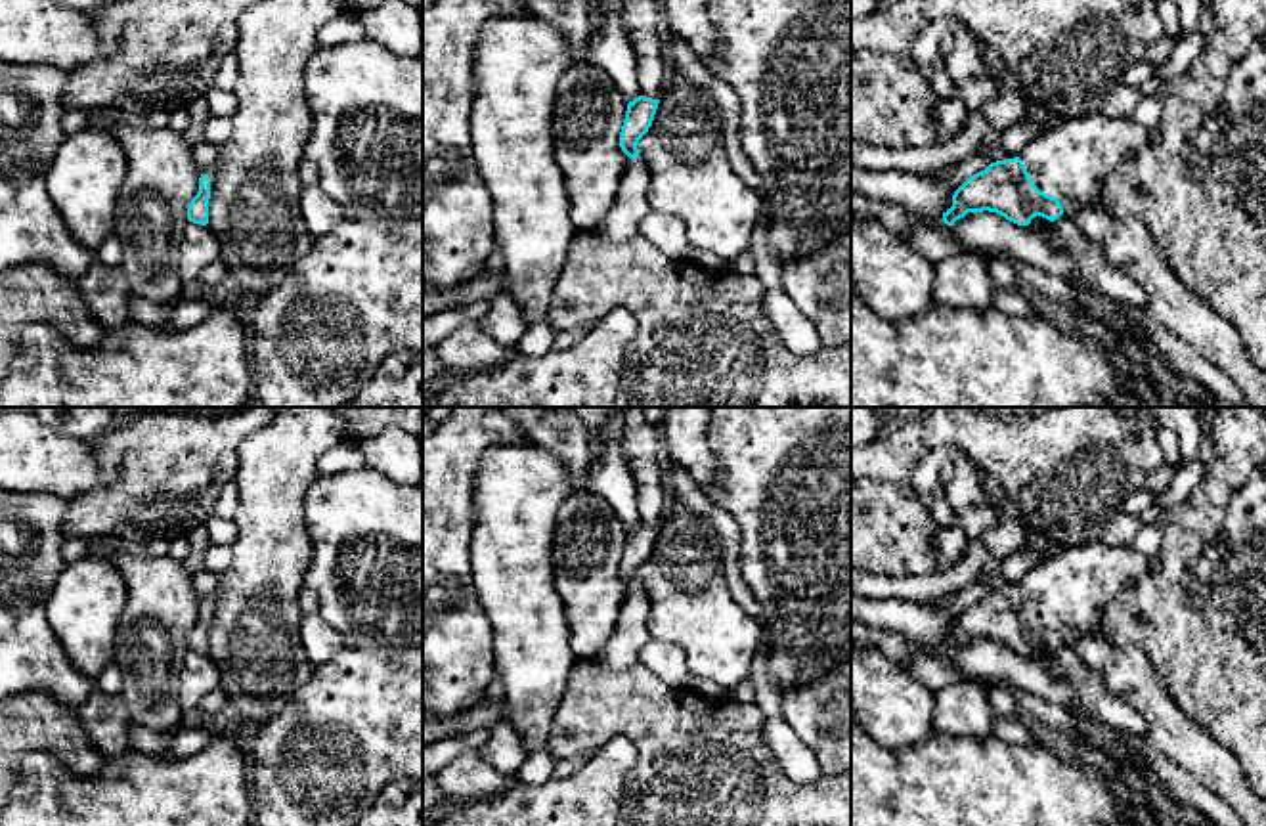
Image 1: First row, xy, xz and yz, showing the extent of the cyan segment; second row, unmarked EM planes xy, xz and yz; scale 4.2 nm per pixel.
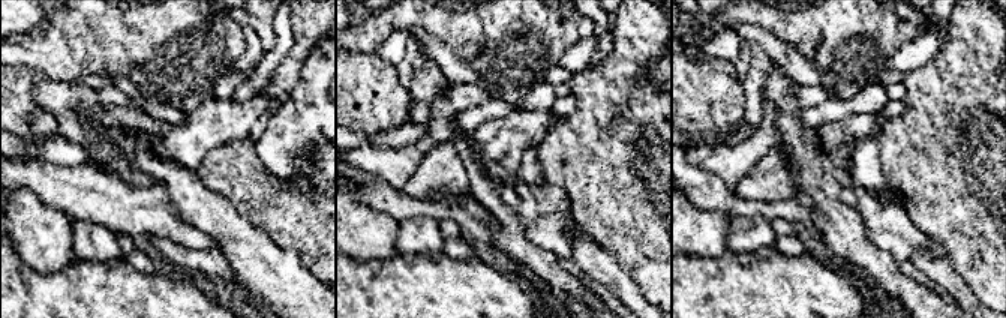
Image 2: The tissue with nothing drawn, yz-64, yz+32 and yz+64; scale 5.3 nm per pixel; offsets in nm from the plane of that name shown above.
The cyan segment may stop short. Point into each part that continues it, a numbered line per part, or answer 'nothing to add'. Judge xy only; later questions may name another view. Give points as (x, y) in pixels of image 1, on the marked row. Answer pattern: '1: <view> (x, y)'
1: xy (205, 155)

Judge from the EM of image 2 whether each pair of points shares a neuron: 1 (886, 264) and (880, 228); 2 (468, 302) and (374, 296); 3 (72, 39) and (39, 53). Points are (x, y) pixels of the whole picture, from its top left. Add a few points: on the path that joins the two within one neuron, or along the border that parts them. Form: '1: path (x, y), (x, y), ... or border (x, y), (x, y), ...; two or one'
1: border (862, 222), (867, 236), (900, 266); two
2: path (444, 302), (398, 302); one
3: path (65, 47), (47, 51); one

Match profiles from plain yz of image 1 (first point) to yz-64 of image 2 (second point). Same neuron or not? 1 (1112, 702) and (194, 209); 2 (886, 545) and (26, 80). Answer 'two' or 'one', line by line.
1: two
2: one

